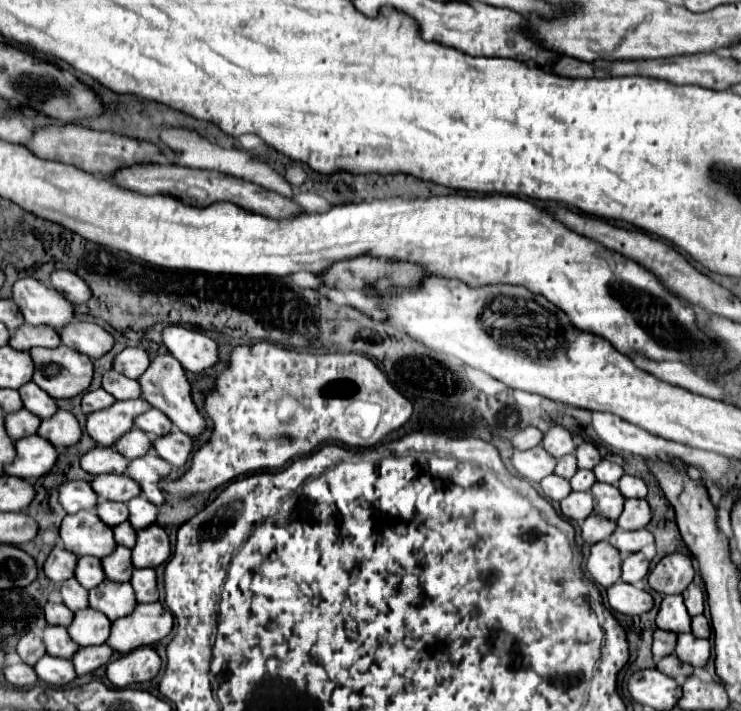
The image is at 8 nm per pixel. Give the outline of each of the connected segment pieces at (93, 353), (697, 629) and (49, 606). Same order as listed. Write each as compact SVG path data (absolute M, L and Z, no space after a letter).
M70 321L58 333L60 333L60 339L62 339L64 345L88 355L90 359L104 355L114 345L112 335L96 323Z
M696 615L696 617L692 617L692 633L696 635L696 637L710 637L710 623L706 621L706 617L704 615Z
M48 601L44 605L44 615L46 615L48 625L62 625L62 627L66 627L66 625L70 625L74 613L66 605L62 605L62 603Z

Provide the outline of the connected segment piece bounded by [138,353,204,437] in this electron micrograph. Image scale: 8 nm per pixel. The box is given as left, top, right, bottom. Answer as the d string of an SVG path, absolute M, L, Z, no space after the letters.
M170 353L166 355L158 355L150 361L150 367L140 375L138 379L140 387L142 387L142 397L156 409L164 411L168 415L168 419L184 433L188 435L198 435L204 429L204 419L200 417L196 405L192 403L190 397L190 383L186 379L186 373L182 369L182 365L176 361L176 357L172 357Z

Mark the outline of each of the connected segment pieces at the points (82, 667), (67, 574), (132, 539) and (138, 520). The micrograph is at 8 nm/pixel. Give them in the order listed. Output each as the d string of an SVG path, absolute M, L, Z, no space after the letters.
M90 645L90 647L80 647L74 657L72 657L72 663L74 663L74 669L78 675L84 675L84 673L90 673L102 665L106 665L112 657L112 649L108 645Z
M54 547L48 555L48 559L44 561L44 573L48 579L52 579L54 583L62 583L66 579L70 579L74 575L74 567L76 567L76 555L68 553L68 549L64 547Z
M124 521L124 523L120 523L120 525L112 527L112 529L114 529L116 543L118 543L118 545L124 545L124 547L130 547L130 549L132 549L132 545L136 543L136 531L134 531L134 527L132 527L128 521Z
M138 495L138 497L130 499L126 505L128 505L128 511L130 511L128 521L130 521L136 529L144 529L146 525L152 525L152 523L156 521L158 507L156 507L154 503L150 503L144 495Z

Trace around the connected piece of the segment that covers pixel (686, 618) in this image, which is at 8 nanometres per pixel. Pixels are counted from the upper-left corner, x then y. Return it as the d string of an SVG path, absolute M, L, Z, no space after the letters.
M664 595L656 617L656 625L660 629L668 629L674 633L690 631L690 615L680 595Z

